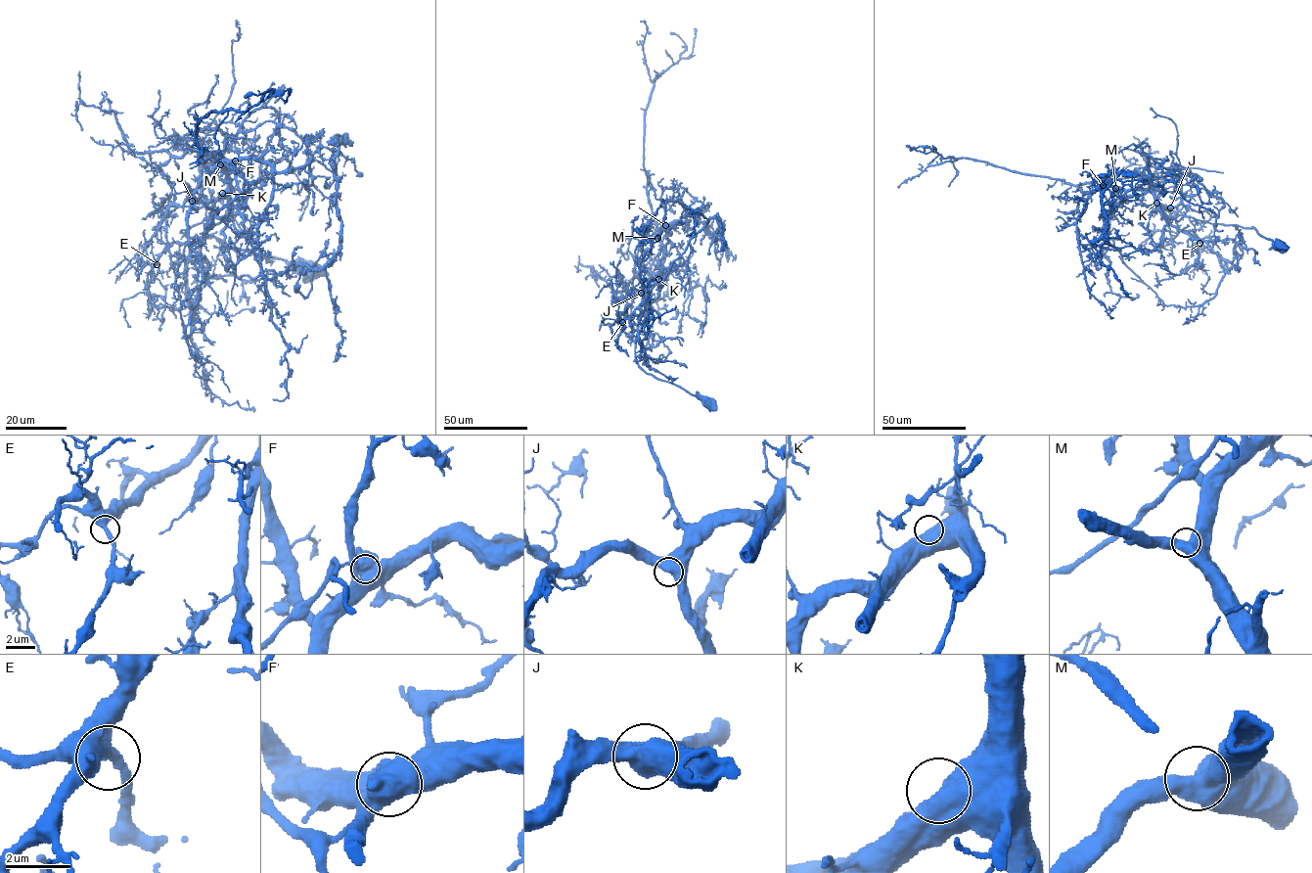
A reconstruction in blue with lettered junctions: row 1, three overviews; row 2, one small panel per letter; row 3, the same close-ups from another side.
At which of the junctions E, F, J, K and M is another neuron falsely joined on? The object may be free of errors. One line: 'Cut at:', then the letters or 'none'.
Cut at: F

